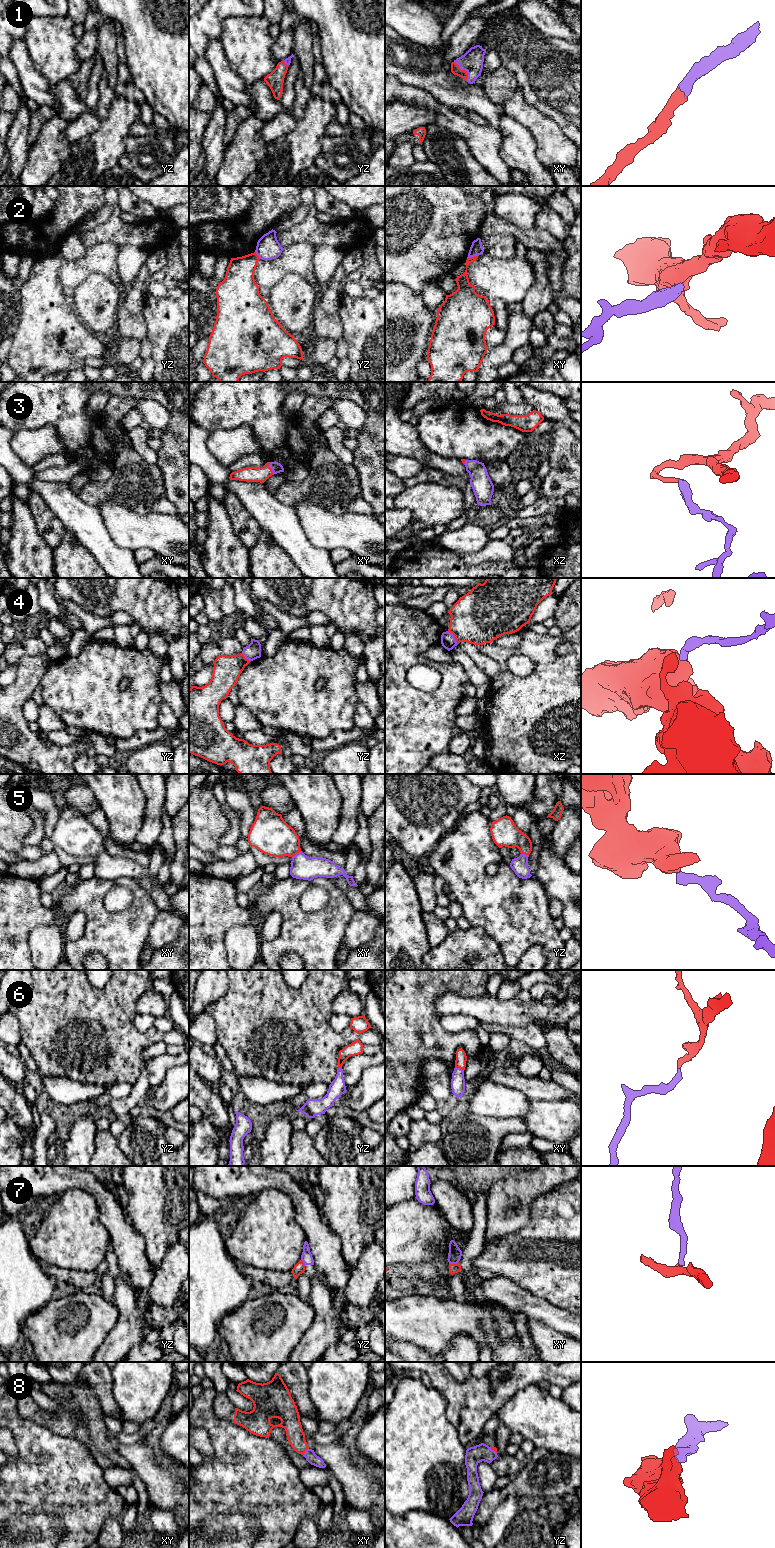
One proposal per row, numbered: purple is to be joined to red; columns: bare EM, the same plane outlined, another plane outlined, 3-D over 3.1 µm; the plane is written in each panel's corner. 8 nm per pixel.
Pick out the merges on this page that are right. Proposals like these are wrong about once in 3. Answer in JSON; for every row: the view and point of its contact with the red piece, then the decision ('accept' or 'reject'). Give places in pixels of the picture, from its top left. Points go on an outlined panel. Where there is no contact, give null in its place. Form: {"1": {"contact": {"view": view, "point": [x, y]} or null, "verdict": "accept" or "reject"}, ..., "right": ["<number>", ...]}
{"1": {"contact": {"view": "xy", "point": [464, 70]}, "verdict": "accept"}, "2": {"contact": {"view": "xy", "point": [472, 257]}, "verdict": "reject"}, "3": {"contact": {"view": "xy", "point": [270, 468]}, "verdict": "accept"}, "4": {"contact": {"view": "xz", "point": [454, 636]}, "verdict": "reject"}, "5": {"contact": {"view": "xy", "point": [296, 853]}, "verdict": "accept"}, "6": {"contact": {"view": "xy", "point": [459, 1067]}, "verdict": "accept"}, "7": {"contact": {"view": "xy", "point": [453, 1264]}, "verdict": "reject"}, "8": {"contact": {"view": "xy", "point": [304, 1452]}, "verdict": "accept"}, "right": ["1", "3", "5", "6", "8"]}

